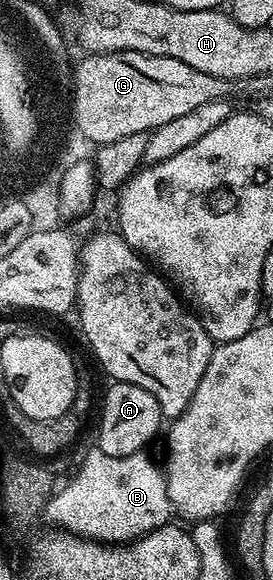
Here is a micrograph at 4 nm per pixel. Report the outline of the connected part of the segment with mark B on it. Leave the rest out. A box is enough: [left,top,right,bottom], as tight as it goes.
[45,448,173,544]

